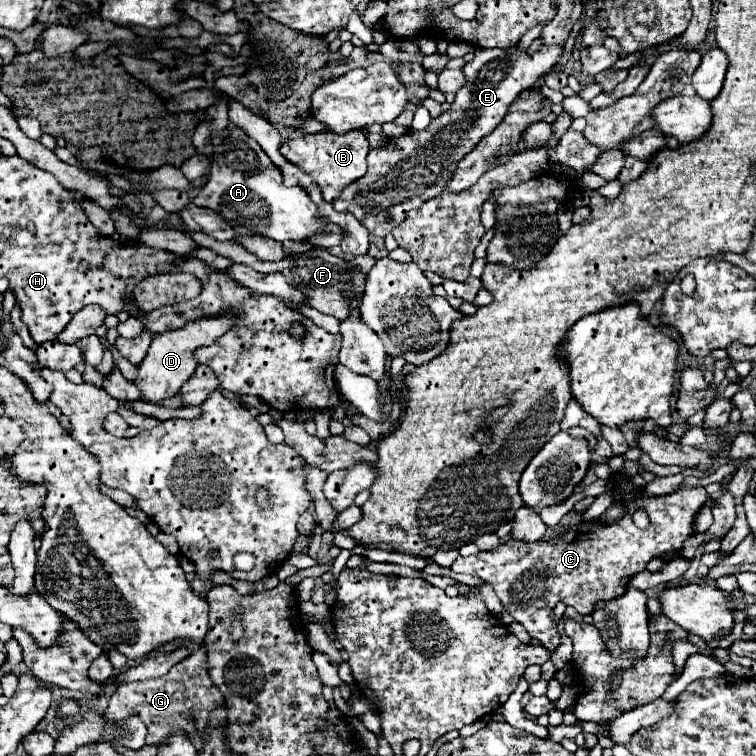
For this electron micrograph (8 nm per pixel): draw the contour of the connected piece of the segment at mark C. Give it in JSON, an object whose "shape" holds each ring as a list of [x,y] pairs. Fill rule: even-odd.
{"shape":[[[621,476],[611,478],[613,482],[613,492],[619,500],[625,502],[627,514],[615,522],[613,526],[607,526],[599,520],[595,522],[583,522],[575,528],[575,532],[565,534],[563,538],[553,538],[551,542],[519,542],[519,540],[509,540],[507,544],[497,546],[495,550],[489,552],[477,552],[471,556],[459,556],[452,564],[452,569],[456,573],[470,574],[483,578],[493,586],[497,596],[501,598],[503,606],[507,612],[525,626],[525,630],[531,634],[531,638],[539,640],[547,650],[555,650],[559,646],[559,630],[555,624],[553,608],[557,602],[563,602],[565,606],[573,606],[579,614],[591,614],[601,600],[613,600],[621,596],[627,590],[627,584],[635,572],[643,572],[645,564],[653,558],[665,556],[665,554],[675,554],[681,552],[683,542],[693,534],[693,520],[695,514],[703,508],[707,500],[705,488],[681,488],[669,496],[659,496],[659,498],[647,498],[645,494],[639,494],[629,480],[623,480]],[[645,510],[649,514],[649,526],[647,528],[637,528],[633,524],[633,512]]]}

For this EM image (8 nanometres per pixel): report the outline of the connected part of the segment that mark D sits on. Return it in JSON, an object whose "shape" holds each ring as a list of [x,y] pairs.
{"shape":[[[227,312],[227,316],[205,316],[205,318],[193,320],[191,324],[185,324],[175,332],[157,334],[155,340],[151,342],[151,348],[145,360],[139,366],[139,376],[133,382],[145,394],[145,400],[151,404],[159,404],[161,400],[175,396],[197,368],[197,360],[193,352],[199,346],[211,346],[219,336],[223,336],[223,332],[227,332],[227,328],[233,328],[235,324],[233,320],[235,316],[231,316],[231,312]]]}

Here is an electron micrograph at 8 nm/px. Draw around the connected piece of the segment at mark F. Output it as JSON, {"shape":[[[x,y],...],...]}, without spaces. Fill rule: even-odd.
{"shape":[[[171,214],[171,218],[169,218],[167,222],[169,222],[175,230],[181,230],[181,232],[189,234],[189,236],[195,240],[197,246],[209,248],[209,250],[213,250],[213,252],[229,258],[231,262],[247,264],[247,266],[251,266],[253,270],[259,270],[259,272],[265,272],[265,274],[269,274],[269,272],[281,272],[293,288],[301,288],[301,292],[303,292],[303,296],[307,296],[307,304],[309,304],[311,308],[317,308],[319,312],[331,314],[331,316],[335,316],[335,318],[339,318],[339,320],[343,320],[343,318],[349,314],[349,300],[345,298],[345,292],[343,292],[345,286],[347,286],[349,282],[353,282],[359,292],[365,288],[365,276],[363,276],[357,268],[353,268],[351,264],[347,264],[345,260],[329,254],[327,250],[309,250],[309,252],[303,252],[303,254],[287,256],[287,258],[277,260],[277,262],[267,262],[267,260],[259,260],[257,256],[251,256],[251,252],[247,252],[241,244],[211,240],[211,236],[207,236],[207,234],[203,234],[203,232],[189,230],[189,228],[181,222],[179,214]]]}

